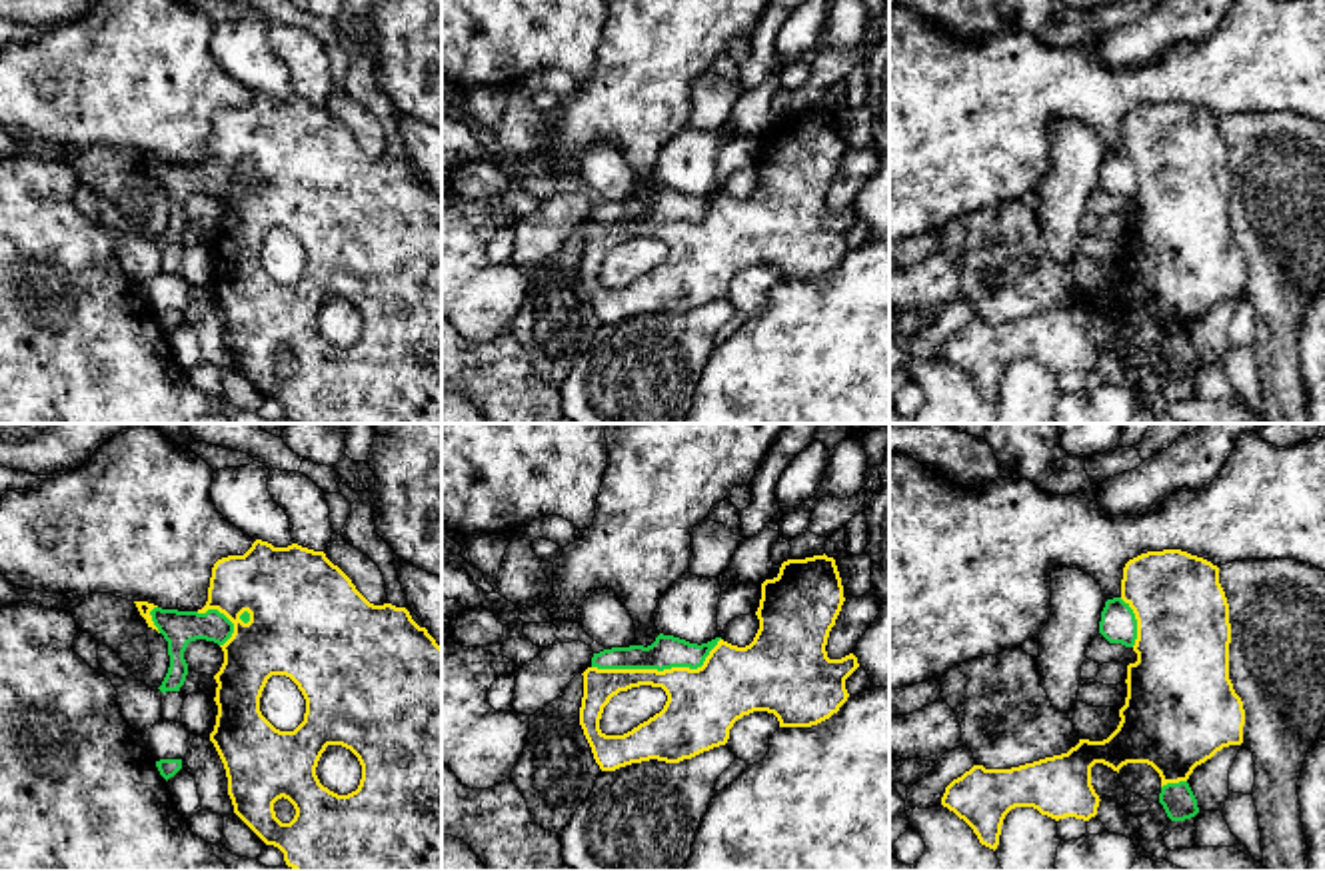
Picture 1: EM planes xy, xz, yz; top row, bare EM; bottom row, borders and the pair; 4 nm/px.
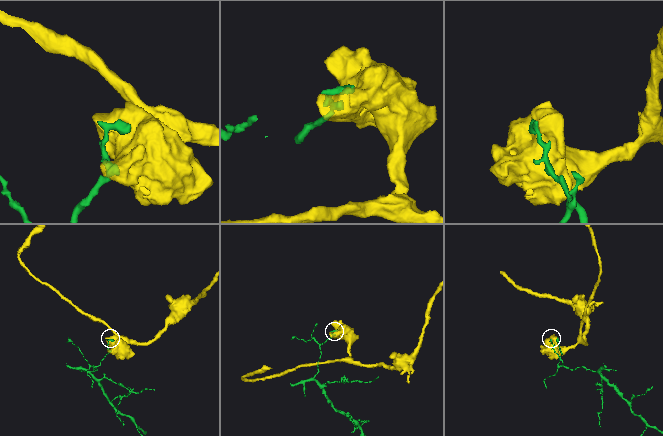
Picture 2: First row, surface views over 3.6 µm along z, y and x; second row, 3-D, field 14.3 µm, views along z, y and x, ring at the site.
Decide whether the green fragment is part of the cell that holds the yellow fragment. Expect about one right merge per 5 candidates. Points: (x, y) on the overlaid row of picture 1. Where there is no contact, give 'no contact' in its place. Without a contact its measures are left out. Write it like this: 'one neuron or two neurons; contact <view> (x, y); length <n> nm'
two neurons; contact xz (660, 672); length 550 nm

